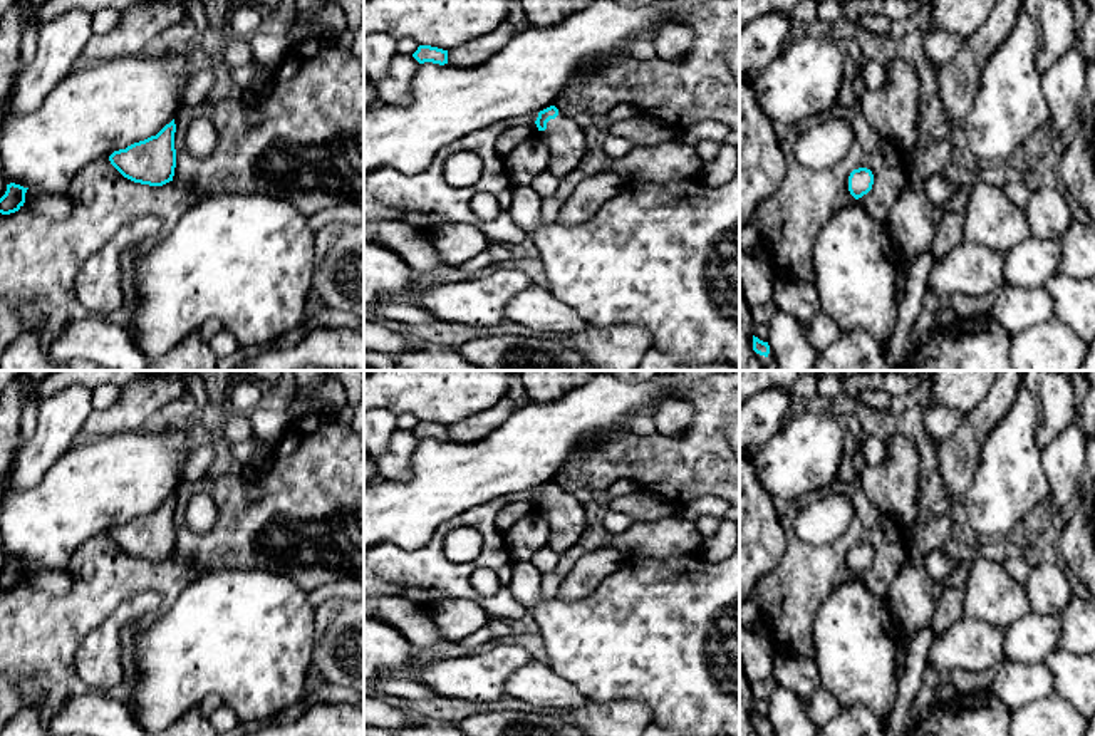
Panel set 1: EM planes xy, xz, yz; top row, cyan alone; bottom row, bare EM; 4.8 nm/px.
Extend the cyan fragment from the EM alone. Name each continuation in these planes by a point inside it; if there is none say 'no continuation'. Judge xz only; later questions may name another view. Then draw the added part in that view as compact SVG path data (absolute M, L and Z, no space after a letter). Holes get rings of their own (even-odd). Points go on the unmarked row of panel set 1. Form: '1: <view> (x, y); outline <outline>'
1: xz (565, 517); outline M558 486L540 511L548 525L547 547L558 555L572 548L587 528L585 505L575 498L572 488Z

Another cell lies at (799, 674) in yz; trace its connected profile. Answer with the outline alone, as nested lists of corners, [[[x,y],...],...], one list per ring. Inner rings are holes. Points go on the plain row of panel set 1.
[[[785,650],[773,659],[773,677],[778,686],[790,689],[802,704],[820,686],[815,661]]]

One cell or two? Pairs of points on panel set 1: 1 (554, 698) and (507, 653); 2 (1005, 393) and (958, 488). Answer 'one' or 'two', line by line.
1: two
2: one

